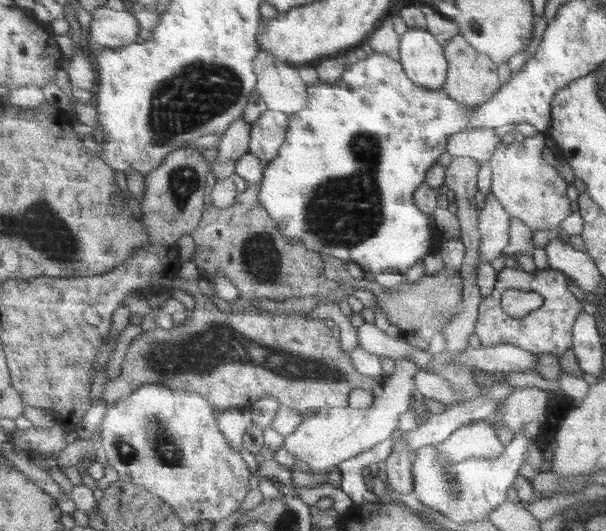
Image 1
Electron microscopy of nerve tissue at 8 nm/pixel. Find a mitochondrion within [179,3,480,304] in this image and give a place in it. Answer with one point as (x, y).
(355, 201)

